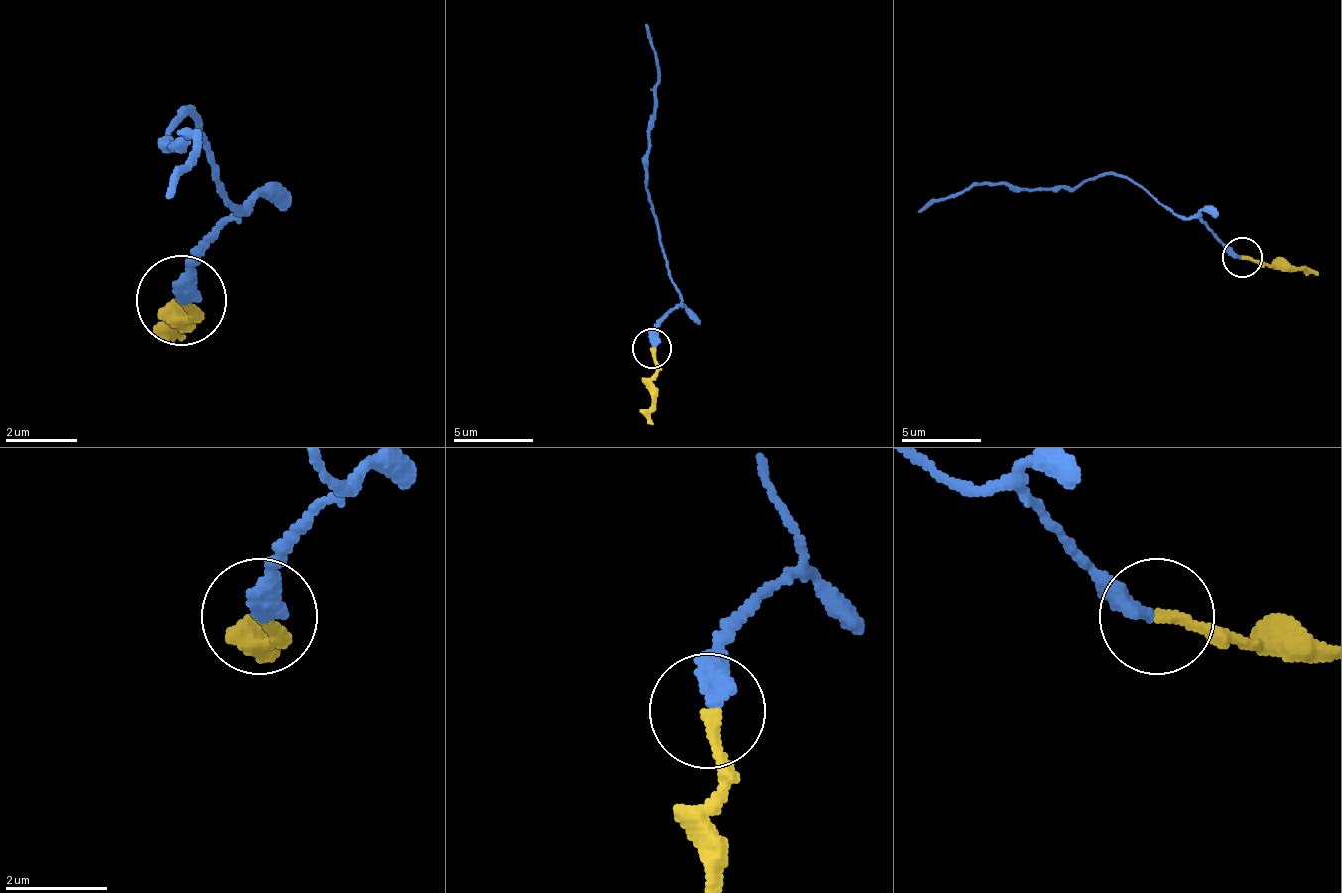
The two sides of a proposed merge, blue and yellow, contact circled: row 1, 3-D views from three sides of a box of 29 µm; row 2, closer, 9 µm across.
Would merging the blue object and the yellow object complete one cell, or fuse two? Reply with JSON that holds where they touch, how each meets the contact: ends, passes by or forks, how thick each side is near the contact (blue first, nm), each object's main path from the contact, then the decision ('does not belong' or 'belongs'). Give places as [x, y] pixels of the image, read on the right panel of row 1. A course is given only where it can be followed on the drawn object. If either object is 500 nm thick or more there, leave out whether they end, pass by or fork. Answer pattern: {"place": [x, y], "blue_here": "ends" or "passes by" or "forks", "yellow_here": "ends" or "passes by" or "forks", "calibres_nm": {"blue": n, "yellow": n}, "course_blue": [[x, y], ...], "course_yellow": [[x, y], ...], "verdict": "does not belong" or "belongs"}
{"place": [1242, 257], "blue_here": "ends", "yellow_here": "ends", "calibres_nm": {"blue": 400, "yellow": 200}, "course_blue": [[1239, 256], [1195, 217], [1163, 209], [1139, 185], [1112, 173], [1072, 189], [968, 185], [917, 213]], "course_yellow": [[1243, 256], [1318, 276]], "verdict": "belongs"}

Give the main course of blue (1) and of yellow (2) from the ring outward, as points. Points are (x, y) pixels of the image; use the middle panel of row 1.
1: (653, 345), (653, 329), (680, 301), (661, 245), (645, 178), (657, 74), (645, 23)
2: (653, 349), (653, 424)

